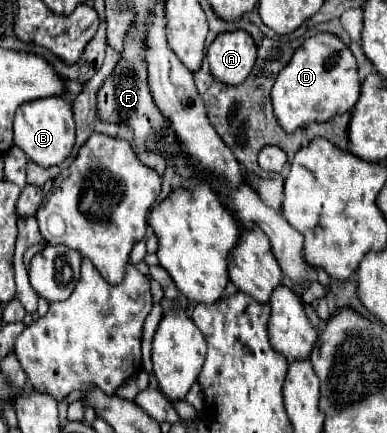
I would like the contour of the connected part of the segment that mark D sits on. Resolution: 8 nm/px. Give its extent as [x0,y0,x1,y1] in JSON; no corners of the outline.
[272,33,360,133]

